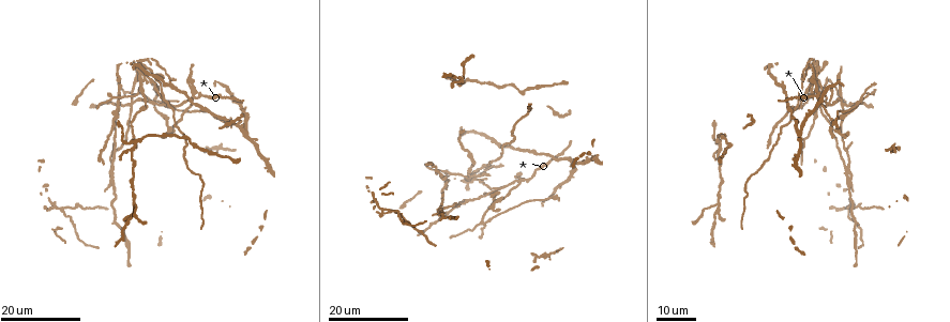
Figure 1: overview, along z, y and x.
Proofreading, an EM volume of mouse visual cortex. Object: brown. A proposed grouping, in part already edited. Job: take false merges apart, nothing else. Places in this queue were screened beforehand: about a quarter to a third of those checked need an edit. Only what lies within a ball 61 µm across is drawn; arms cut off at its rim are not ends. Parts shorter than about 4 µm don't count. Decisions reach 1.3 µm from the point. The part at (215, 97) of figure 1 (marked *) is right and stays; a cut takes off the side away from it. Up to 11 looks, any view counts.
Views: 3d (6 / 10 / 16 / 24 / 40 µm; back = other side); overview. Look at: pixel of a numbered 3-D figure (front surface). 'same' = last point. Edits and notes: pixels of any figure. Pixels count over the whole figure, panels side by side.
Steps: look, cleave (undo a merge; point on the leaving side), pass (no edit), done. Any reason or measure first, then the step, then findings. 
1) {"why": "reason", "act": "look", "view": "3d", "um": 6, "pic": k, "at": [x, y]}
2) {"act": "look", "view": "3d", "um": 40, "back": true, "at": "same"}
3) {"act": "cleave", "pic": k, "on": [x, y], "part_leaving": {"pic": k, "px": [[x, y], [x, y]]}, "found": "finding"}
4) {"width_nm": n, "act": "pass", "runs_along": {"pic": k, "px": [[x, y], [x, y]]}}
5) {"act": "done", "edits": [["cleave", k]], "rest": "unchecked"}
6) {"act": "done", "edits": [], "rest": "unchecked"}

{"why": "looks like a crossing", "act": "look", "view": "3d", "um": 24, "pic": 1, "at": [481, 224]}

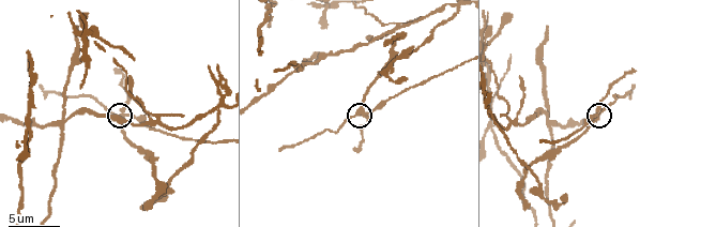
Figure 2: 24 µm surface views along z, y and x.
{"why": "closer look", "act": "look", "view": "3d", "um": 10, "pic": 2, "at": [365, 115]}

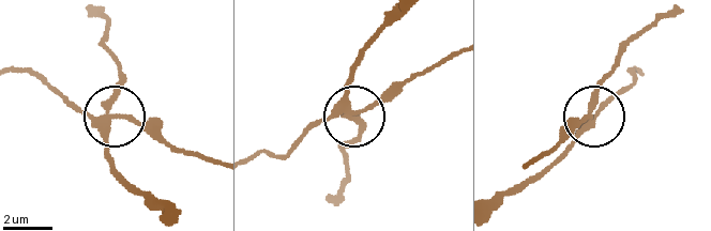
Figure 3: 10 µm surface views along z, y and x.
{"arms": 4, "act": "cleave", "pic": 3, "on": [70, 105], "part_leaving": {"pic": 3, "px": [[104, 119], [146, 123], [176, 148], [213, 160]]}, "found": "a second neuron is stuck on"}

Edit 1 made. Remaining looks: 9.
{"why": "see it whole again", "act": "look", "view": "overview"}

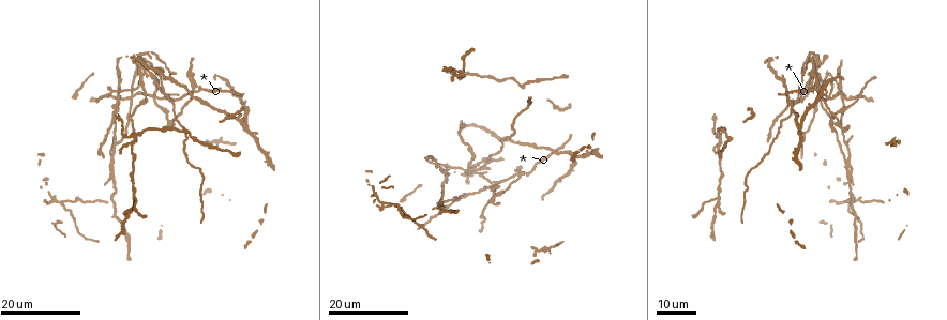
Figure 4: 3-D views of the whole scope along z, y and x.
{"why": "three arms meet", "act": "look", "view": "3d", "um": 16, "pic": 4, "at": [721, 144]}

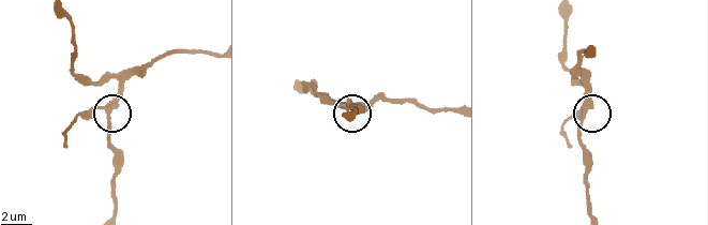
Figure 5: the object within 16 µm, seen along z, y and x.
{"act": "look", "view": "3d", "um": 10, "pic": 5, "at": [584, 112]}

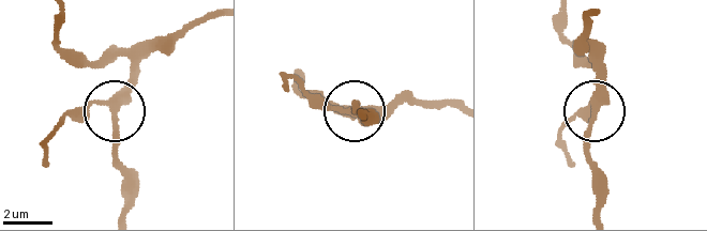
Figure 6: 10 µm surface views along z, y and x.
{"side_arm_um": 5, "act": "pass", "runs_along": {"pic": 6, "px": [[215, 14], [166, 39], [117, 106], [80, 106], [64, 116]]}, "found": "one neuron here"}

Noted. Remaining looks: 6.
{"why": "side arm on a straight run", "act": "look", "view": "3d", "um": 24, "pic": 4, "at": [718, 200]}

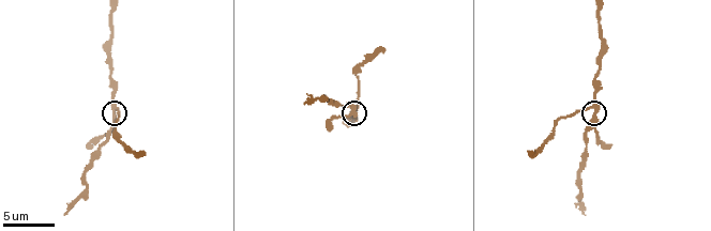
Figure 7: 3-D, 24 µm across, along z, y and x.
{"why": "zoom in", "act": "look", "view": "3d", "um": 10, "pic": 7, "at": [114, 108]}

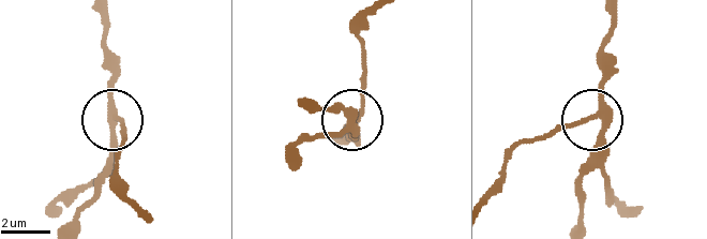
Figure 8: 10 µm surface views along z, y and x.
{"width_nm": 260, "act": "pass", "runs_along": {"pic": 8, "px": [[105, 21], [111, 114], [124, 125], [124, 138]]}, "found": "continuous, no second neuron"}

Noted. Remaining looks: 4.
{"act": "look", "view": "3d", "um": 24, "pic": 4, "at": [785, 81]}

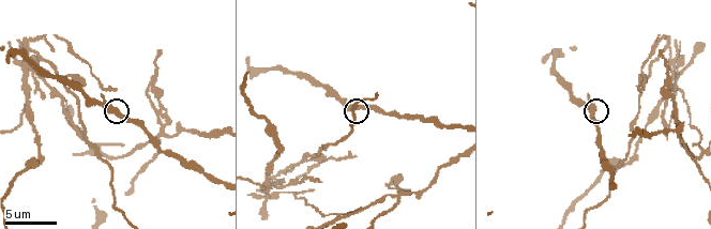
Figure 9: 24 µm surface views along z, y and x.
{"act": "look", "view": "3d", "um": 10, "pic": 9, "at": [115, 109]}

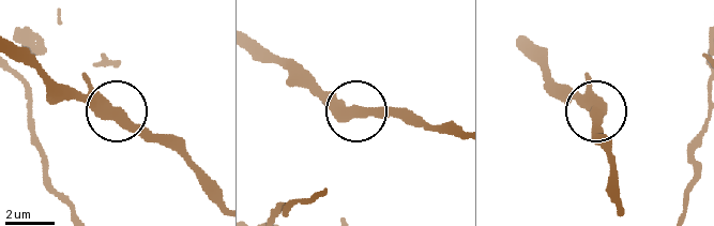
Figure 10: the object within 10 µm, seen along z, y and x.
{"act": "pass", "found": "continuous, no second neuron"}

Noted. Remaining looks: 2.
{"why": "side arm on a straight run", "act": "look", "view": "3d", "um": 10, "pic": 2, "at": [61, 128]}

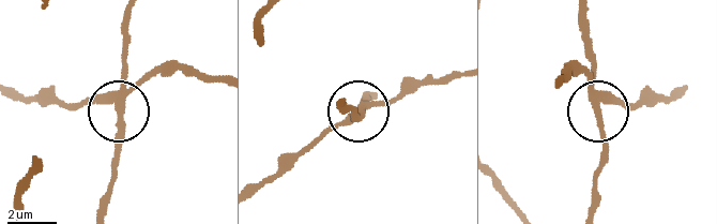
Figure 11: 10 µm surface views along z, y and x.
{"width_nm": 280, "act": "cleave", "pic": 11, "on": [121, 131], "part_leaving": {"pic": 11, "px": [[120, 94], [107, 209]]}, "found": "two neurons meet here"}

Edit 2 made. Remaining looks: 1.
{"act": "done", "edits": [["cleave", 3], ["cleave", 11]], "rest": "unchecked"}

